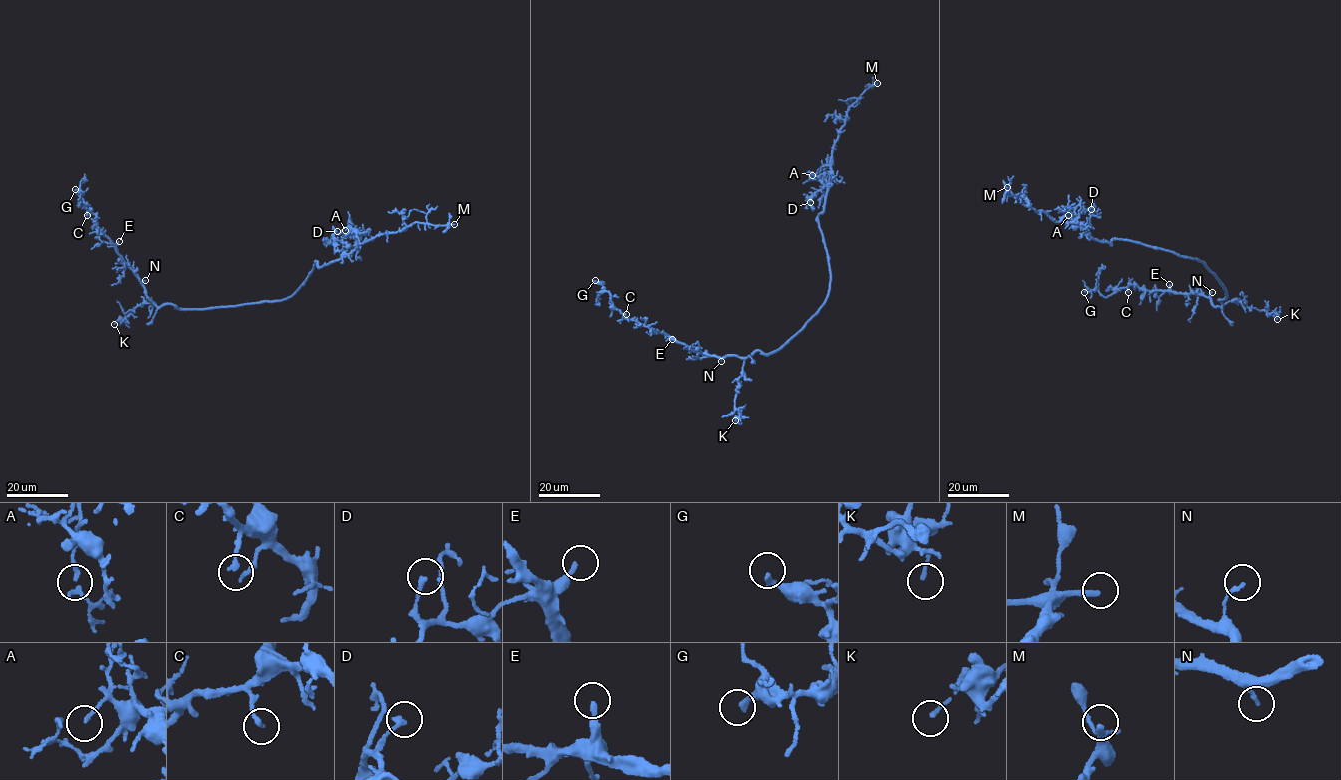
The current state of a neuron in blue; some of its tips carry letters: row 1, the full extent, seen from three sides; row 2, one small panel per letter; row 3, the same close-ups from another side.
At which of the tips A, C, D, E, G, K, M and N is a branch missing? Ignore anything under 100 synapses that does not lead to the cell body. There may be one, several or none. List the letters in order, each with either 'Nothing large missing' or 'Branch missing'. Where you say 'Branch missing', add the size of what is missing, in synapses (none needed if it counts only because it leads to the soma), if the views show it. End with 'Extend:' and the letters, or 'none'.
A: Nothing large missing
C: Nothing large missing
D: Nothing large missing
E: Nothing large missing
G: Nothing large missing
K: Nothing large missing
M: Branch missing
N: Nothing large missing
Extend: M

